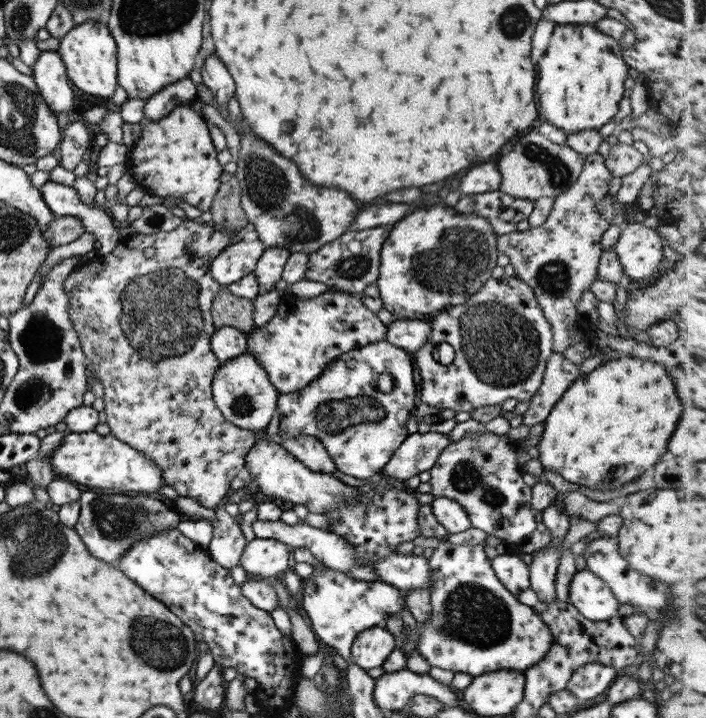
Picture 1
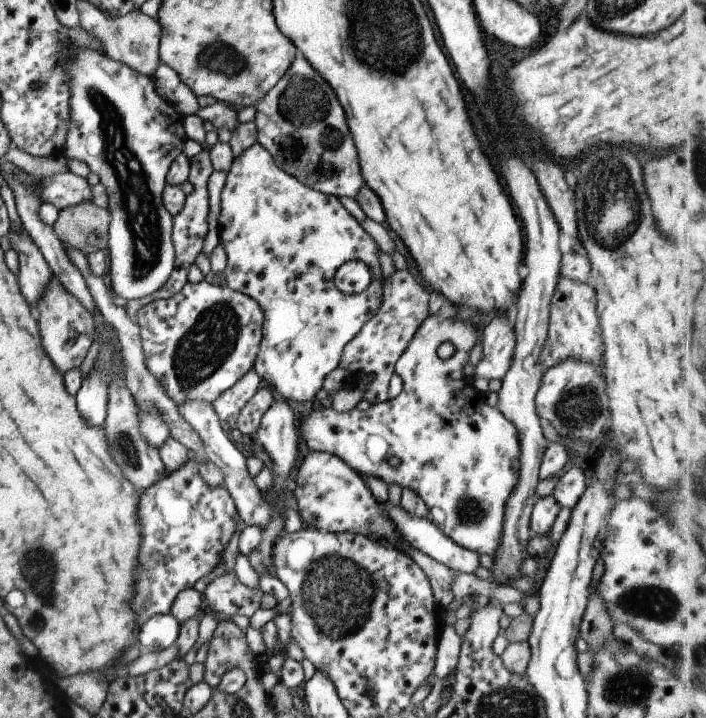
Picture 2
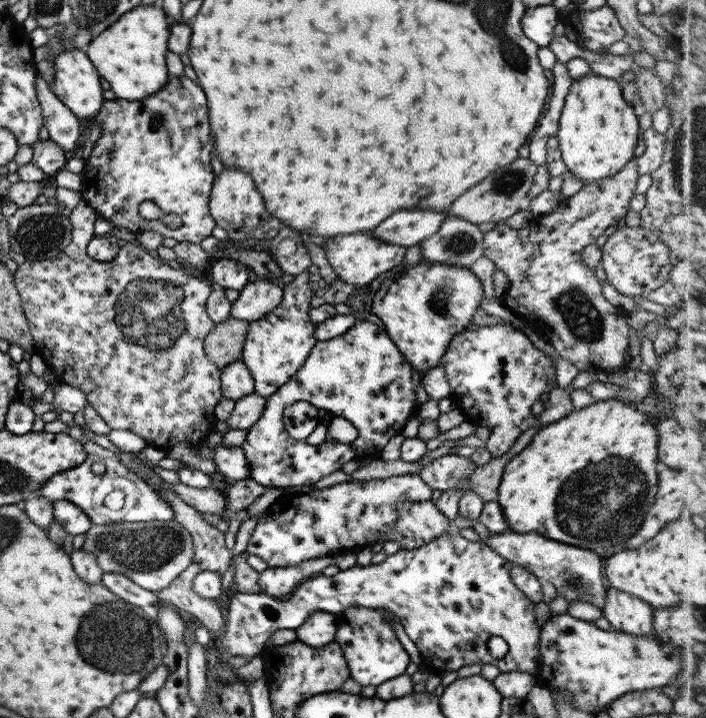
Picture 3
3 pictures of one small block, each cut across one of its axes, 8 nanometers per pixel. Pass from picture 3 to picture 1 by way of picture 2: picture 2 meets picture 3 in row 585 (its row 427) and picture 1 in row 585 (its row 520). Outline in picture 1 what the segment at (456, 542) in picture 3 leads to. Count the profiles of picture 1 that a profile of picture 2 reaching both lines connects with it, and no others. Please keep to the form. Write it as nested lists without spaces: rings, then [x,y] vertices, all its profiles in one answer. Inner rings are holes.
[[[445,540],[434,549],[428,564],[431,568],[431,617],[425,622],[417,622],[420,630],[418,649],[432,666],[465,672],[473,677],[499,670],[524,672],[538,664],[550,650],[553,636],[546,623],[532,607],[520,603],[496,576],[491,560],[485,552],[486,545],[454,545]]]

